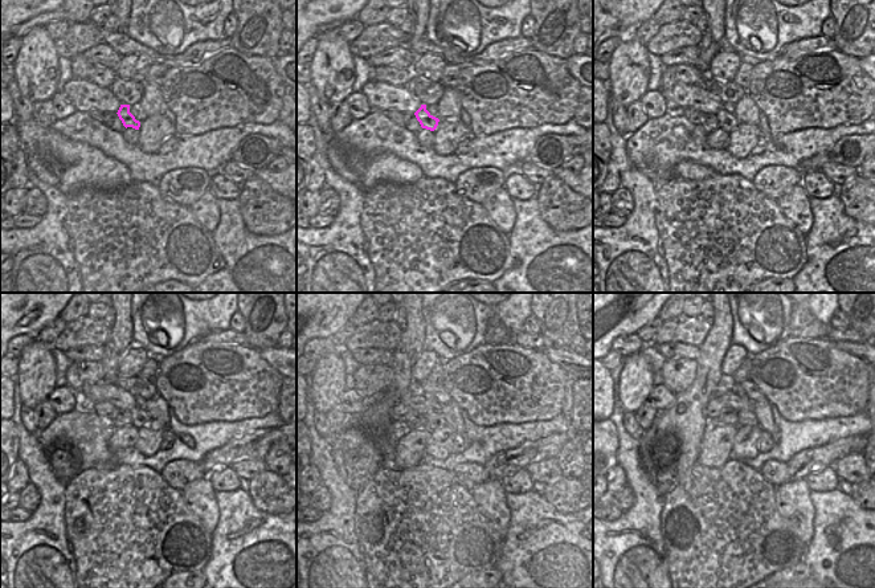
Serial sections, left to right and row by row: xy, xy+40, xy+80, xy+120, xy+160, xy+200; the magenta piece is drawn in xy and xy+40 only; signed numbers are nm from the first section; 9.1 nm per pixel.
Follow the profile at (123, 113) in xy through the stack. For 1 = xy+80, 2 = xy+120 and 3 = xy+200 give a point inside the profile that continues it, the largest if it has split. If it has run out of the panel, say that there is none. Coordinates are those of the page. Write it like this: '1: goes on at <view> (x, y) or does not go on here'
1: goes on at xy+80 (728, 122)
2: goes on at xy+120 (139, 417)
3: goes on at xy+200 (744, 417)

